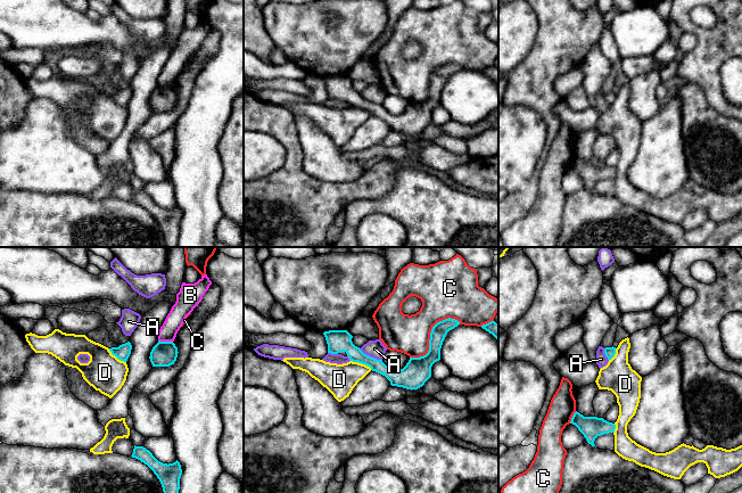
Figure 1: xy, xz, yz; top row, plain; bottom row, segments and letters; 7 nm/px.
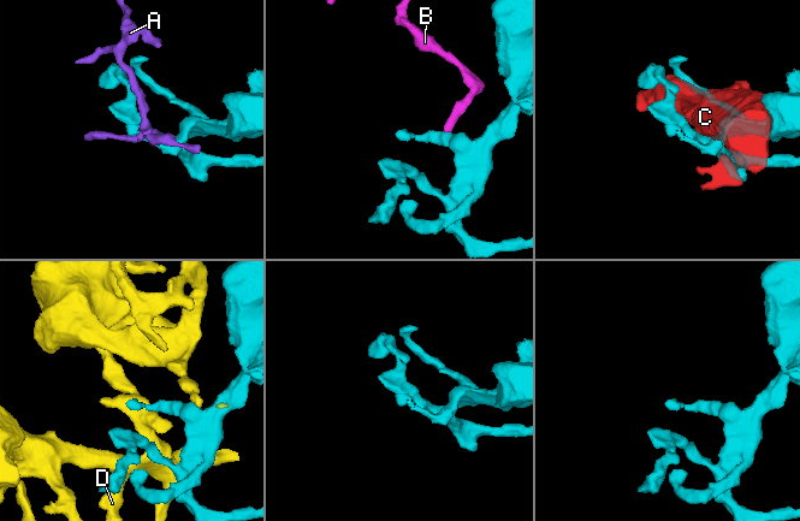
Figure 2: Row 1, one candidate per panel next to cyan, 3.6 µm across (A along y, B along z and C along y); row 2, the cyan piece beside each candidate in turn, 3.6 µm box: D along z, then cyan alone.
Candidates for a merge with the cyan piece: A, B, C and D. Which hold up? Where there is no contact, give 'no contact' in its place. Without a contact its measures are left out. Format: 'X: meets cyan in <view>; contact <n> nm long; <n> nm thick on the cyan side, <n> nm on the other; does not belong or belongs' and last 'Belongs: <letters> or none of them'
A: meets cyan in xz; contact 180 nm long; 160 nm thick on the cyan side, 130 nm on the other; does not belong
B: meets cyan in xy; contact 110 nm long; 180 nm thick on the cyan side, 130 nm on the other; does not belong
C: meets cyan in xz; contact 440 nm long; 160 nm thick on the cyan side, 280 nm on the other; does not belong
D: meets cyan in xz; contact 170 nm long; 160 nm thick on the cyan side, 220 nm on the other; does not belong
Belongs: none of them

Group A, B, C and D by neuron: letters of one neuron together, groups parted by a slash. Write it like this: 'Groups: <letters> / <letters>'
Groups: A / B / C / D

